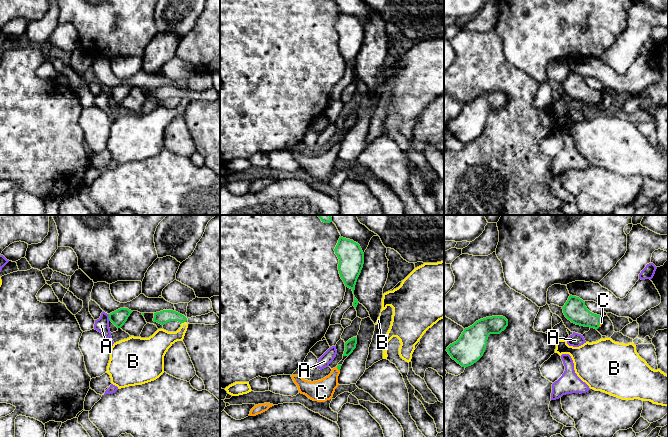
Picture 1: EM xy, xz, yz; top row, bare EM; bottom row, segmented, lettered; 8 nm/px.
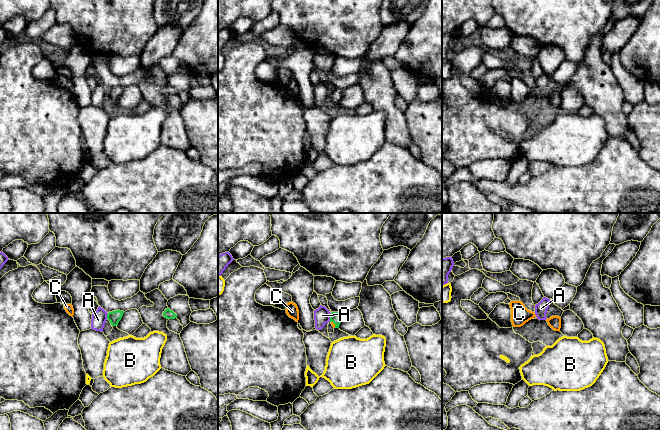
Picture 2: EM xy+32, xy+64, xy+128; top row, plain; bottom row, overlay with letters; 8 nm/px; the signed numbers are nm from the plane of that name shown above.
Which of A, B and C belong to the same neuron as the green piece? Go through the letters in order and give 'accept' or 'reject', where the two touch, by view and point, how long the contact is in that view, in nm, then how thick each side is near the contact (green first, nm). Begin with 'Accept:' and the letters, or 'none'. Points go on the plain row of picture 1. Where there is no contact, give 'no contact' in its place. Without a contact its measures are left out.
Accept: C
A: reject; contact xy (109, 93); length 60 nm; calibres 120 and 110 nm
B: reject; contact xy (183, 98); length 40 nm; calibres 110 and 170 nm
C: accept; contact xz (338, 145); length 40 nm; calibres 30 and 180 nm

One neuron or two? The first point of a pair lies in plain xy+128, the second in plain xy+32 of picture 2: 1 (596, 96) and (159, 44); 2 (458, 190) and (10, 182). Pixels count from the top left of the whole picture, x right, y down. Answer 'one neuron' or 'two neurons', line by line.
1: two neurons
2: two neurons

